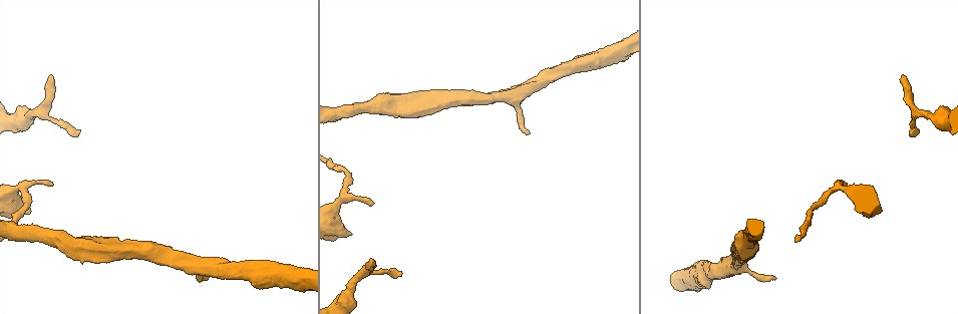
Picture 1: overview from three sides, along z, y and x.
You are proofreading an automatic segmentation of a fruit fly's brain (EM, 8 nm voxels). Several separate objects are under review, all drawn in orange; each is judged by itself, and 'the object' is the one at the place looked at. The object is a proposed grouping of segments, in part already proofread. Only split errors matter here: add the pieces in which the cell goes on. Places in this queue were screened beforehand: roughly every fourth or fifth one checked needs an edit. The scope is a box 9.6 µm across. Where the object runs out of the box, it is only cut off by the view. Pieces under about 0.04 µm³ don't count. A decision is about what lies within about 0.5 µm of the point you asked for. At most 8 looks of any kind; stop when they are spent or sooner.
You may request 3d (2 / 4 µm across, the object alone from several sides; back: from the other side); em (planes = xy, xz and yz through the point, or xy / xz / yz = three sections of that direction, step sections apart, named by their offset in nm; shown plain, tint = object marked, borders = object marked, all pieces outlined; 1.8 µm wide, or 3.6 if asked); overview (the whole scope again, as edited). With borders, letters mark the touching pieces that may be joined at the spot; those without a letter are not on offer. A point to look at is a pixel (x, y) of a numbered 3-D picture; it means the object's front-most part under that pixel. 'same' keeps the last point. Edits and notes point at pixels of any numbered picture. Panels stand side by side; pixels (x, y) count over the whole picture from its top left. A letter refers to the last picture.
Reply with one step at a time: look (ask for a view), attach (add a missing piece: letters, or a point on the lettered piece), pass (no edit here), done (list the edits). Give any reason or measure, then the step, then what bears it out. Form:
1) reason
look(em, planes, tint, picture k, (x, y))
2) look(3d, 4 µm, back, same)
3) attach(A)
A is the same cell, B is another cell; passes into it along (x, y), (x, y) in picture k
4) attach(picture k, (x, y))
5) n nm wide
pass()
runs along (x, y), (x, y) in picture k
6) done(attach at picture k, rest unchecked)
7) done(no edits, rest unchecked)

free end
look(em, 3.6 µm, planes, borders, picture 1, (51, 185))

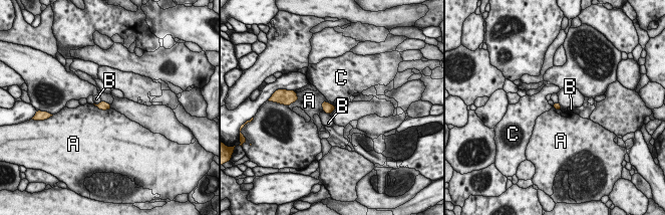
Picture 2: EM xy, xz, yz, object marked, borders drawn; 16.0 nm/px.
pass()
A, B and C are other cells; no lettered piece goes on from it

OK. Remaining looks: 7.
an open end
look(3d, 2 µm, picture 1, (772, 278))

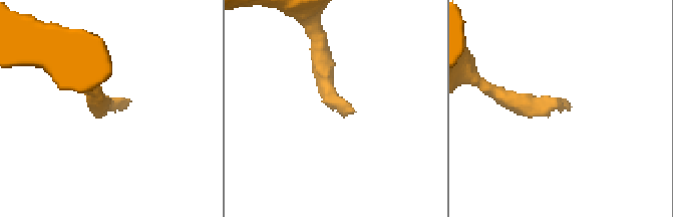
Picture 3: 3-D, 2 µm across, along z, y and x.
look(em, yz, step 16, borders, picture 3, (564, 98))

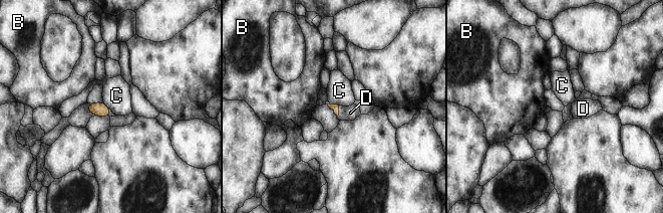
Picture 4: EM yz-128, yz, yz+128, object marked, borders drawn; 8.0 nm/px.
look(em, planes, borders, same)

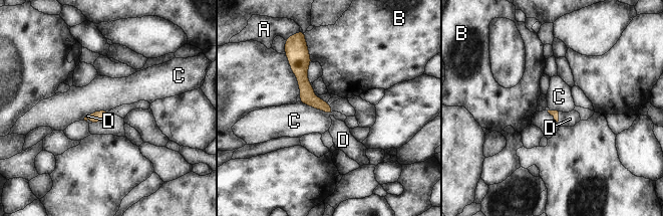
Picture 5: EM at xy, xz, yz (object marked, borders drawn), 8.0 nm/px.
attach(D)
D is the same cell, A, B and C are other cells; passes into it along (555, 114), (558, 118), (570, 119) in picture 5; it goes on there

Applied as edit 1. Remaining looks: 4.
an open end
look(em, planes, borders, picture 1, (372, 261))

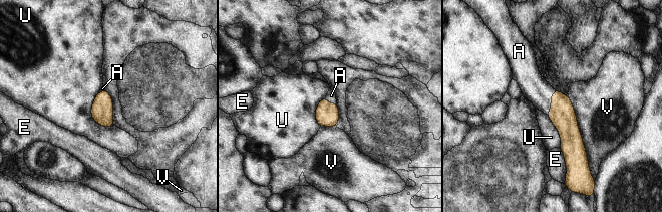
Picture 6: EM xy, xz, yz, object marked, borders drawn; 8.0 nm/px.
180 nm wide
attach(A)
A is the same cell, E, U and V are other cells; passes into it along (562, 114), (552, 101), (535, 87) in picture 6; the cell continues

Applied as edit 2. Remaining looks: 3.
done(attach at picture 5, attach at picture 6, rest unchecked)

